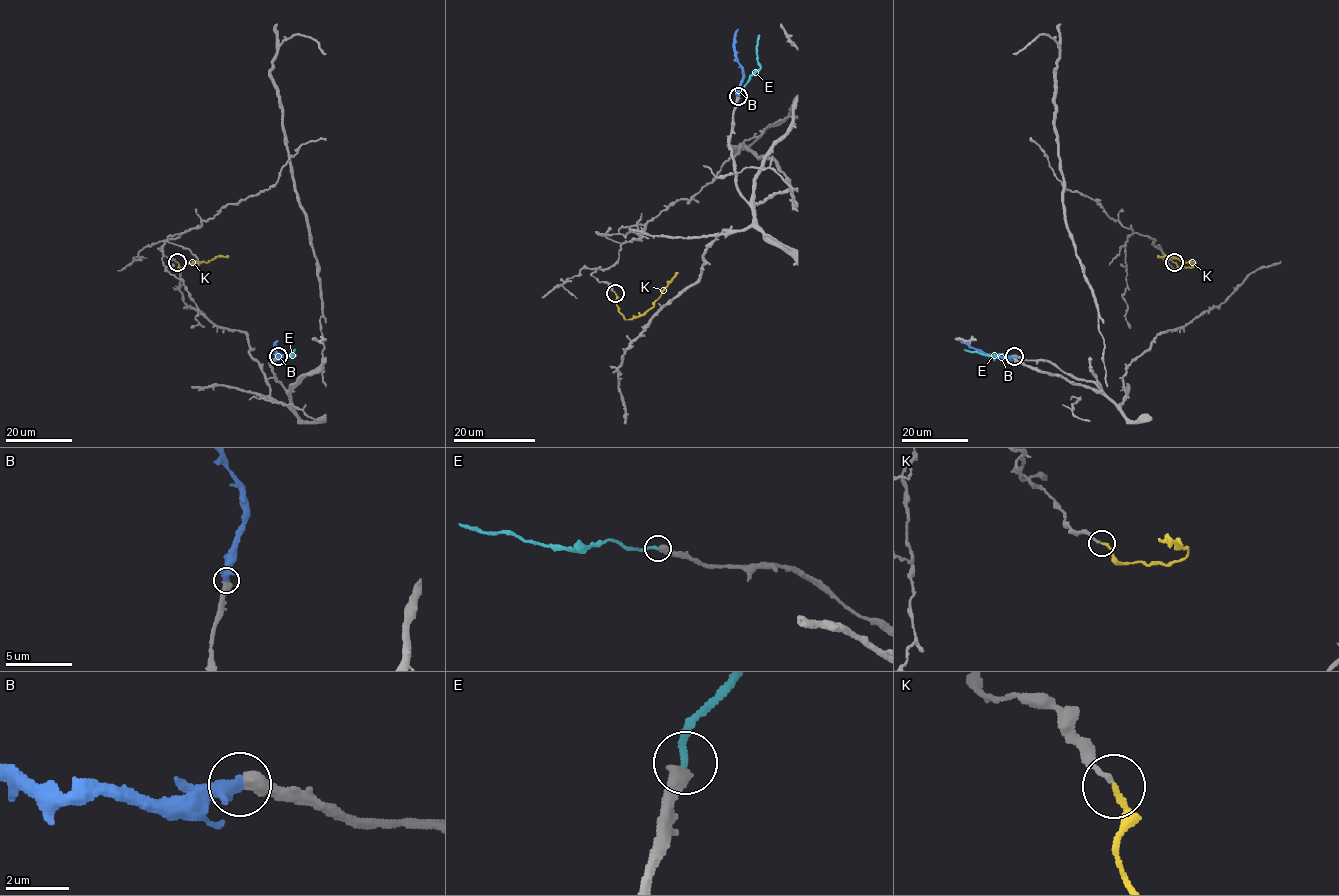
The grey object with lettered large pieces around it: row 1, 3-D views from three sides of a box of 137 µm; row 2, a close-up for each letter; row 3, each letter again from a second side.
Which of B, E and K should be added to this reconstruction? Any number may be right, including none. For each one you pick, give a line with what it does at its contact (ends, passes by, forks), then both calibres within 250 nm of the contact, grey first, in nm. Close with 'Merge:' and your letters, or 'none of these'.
B: it ends | 500/500 nm
K: it ends | 140/180 nm
Merge: B, K

